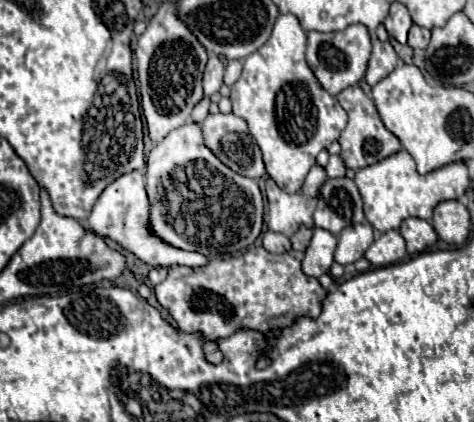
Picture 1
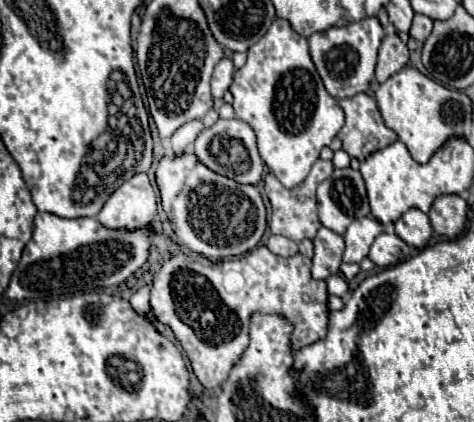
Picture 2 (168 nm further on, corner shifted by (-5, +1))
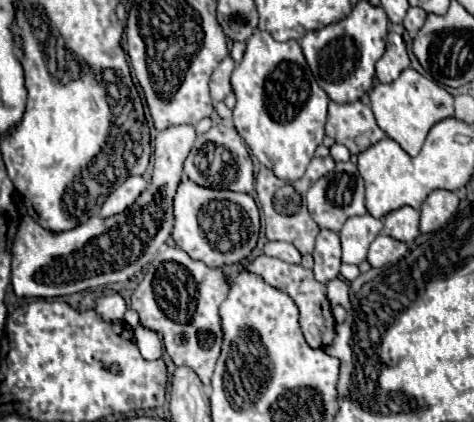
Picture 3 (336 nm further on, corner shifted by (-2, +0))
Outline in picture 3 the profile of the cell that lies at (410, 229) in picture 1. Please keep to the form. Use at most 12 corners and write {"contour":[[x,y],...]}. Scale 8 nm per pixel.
{"contour":[[402,206],[384,218],[382,232],[400,242],[420,234],[420,212]]}

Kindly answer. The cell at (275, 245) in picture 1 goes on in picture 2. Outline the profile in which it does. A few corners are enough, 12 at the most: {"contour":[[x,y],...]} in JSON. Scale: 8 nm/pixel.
{"contour":[[271,235],[267,247],[281,257],[297,255],[297,243]]}

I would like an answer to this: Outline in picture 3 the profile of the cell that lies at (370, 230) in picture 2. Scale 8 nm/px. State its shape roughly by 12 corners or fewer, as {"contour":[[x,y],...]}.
{"contour":[[370,214],[340,230],[342,262],[360,264],[380,232]]}

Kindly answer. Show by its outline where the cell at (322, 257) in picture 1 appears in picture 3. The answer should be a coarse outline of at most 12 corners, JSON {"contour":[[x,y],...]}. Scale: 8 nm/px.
{"contour":[[316,238],[314,276],[326,284],[340,274],[340,238]]}

